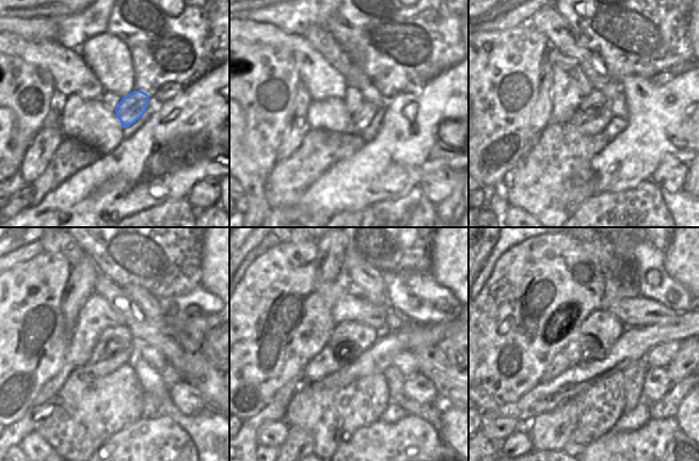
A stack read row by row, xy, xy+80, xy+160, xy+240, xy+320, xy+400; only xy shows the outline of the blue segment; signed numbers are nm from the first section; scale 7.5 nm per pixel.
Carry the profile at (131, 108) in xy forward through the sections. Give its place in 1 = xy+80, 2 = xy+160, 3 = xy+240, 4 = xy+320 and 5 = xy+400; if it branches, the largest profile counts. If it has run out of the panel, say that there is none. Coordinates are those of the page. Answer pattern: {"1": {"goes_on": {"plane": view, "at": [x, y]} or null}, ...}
{"1": {"goes_on": {"plane": "xy+80", "at": [361, 120]}}, "2": {"goes_on": {"plane": "xy+160", "at": [593, 125]}}, "3": {"goes_on": {"plane": "xy+240", "at": [100, 368]}}, "4": {"goes_on": {"plane": "xy+320", "at": [323, 364]}}, "5": {"goes_on": {"plane": "xy+400", "at": [559, 363]}}}

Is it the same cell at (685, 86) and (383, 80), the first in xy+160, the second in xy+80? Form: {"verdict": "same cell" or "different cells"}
{"verdict": "different cells"}

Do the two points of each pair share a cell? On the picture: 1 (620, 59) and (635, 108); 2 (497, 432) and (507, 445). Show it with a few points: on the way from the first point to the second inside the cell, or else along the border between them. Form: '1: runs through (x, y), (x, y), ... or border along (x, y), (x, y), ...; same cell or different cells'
1: border along (618, 79), (624, 76), (640, 76), (648, 80); different cells
2: border along (527, 432), (513, 431), (499, 443); different cells

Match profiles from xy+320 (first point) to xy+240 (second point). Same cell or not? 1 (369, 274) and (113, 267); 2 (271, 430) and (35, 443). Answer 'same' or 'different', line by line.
1: different
2: same

